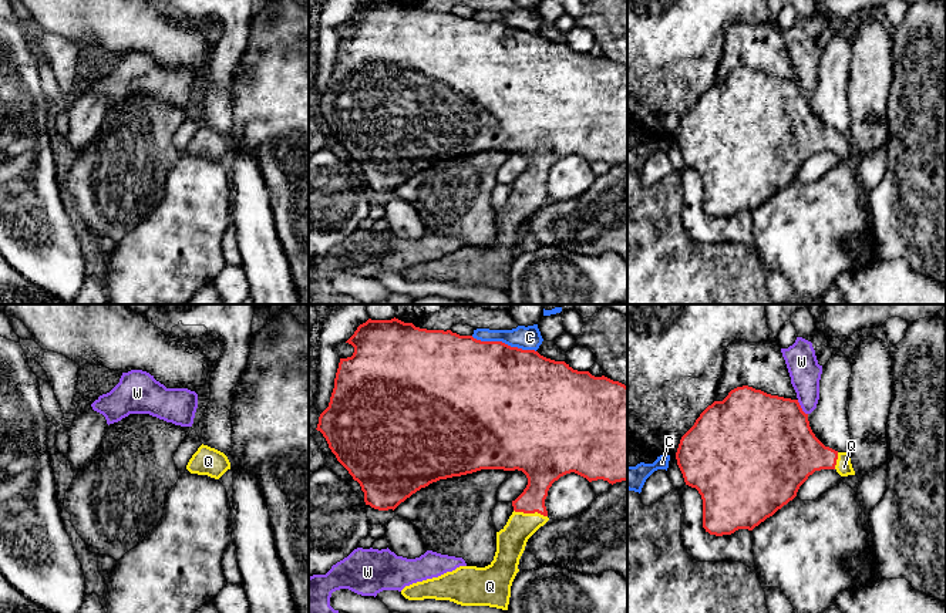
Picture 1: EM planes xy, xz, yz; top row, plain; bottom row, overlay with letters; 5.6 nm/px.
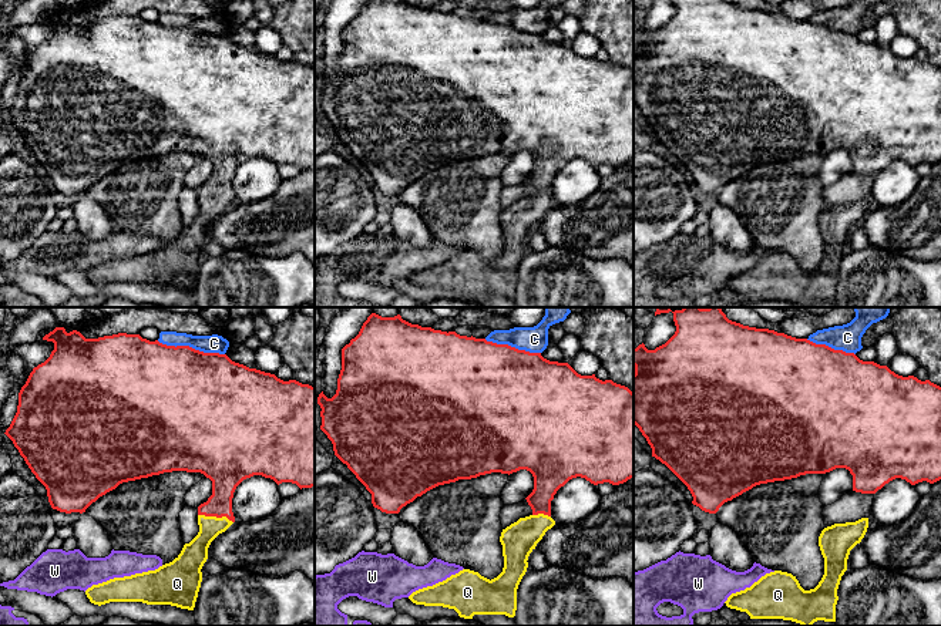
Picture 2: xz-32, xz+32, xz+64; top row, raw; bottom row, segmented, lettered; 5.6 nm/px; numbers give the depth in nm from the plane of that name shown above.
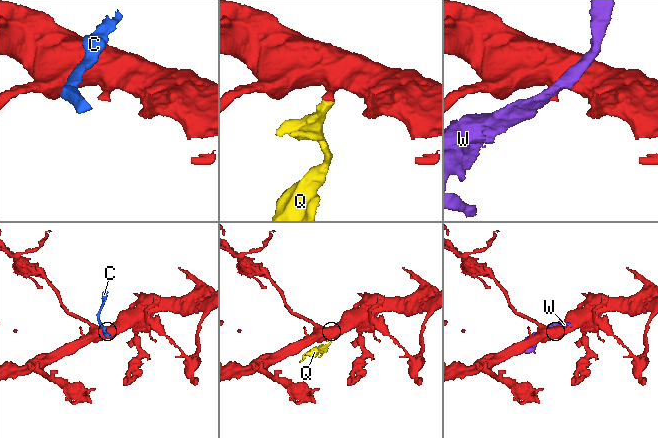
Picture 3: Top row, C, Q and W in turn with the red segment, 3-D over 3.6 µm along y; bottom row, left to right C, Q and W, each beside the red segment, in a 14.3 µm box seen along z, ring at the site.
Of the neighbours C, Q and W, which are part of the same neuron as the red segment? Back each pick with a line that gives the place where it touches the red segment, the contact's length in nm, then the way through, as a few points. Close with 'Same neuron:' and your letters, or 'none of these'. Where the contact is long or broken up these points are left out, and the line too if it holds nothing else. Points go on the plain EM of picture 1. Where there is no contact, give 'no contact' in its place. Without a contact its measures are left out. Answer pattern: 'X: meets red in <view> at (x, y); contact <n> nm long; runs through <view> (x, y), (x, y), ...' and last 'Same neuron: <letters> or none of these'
Q: meets red in xz at (531, 194); contact 200 nm long; runs through xz (542, 151), (531, 184), (531, 194), (511, 222)
Same neuron: Q

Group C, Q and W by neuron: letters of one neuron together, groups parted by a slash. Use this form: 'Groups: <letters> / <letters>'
Groups: C / Q / W

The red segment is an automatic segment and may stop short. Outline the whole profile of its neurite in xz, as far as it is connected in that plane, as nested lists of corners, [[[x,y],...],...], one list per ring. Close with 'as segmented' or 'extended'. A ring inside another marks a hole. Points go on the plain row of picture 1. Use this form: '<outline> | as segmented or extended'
[[[368,0],[346,24],[354,28],[354,34],[340,40],[329,88],[320,95],[316,111],[360,165],[366,186],[394,192],[432,164],[481,151],[518,151],[528,159],[524,174],[512,182],[514,193],[506,206],[496,213],[494,242],[485,249],[459,247],[405,267],[401,276],[408,282],[435,280],[508,292],[511,267],[526,223],[549,202],[545,181],[552,165],[570,154],[589,164],[603,161],[613,166],[627,162],[627,68],[619,63],[573,51],[565,43],[546,40],[535,31],[481,23],[451,11],[420,10],[398,0]]] | extended

